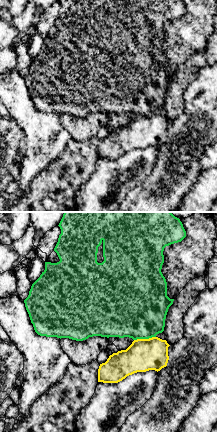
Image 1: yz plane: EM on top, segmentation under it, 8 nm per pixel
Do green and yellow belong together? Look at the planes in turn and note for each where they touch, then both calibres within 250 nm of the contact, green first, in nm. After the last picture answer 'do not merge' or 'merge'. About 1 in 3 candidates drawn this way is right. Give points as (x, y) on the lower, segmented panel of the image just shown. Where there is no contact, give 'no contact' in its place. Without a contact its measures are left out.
(144, 338) | 480/260 nm

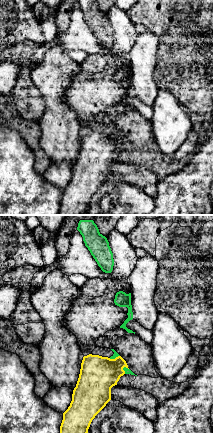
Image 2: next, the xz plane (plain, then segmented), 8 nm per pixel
(123, 369) | 50/300 nm

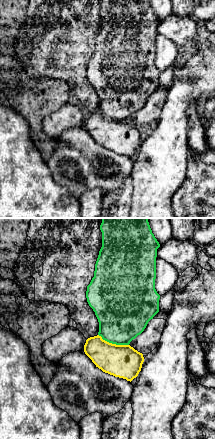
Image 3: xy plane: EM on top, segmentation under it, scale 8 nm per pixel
(113, 343) | 420/260 nm

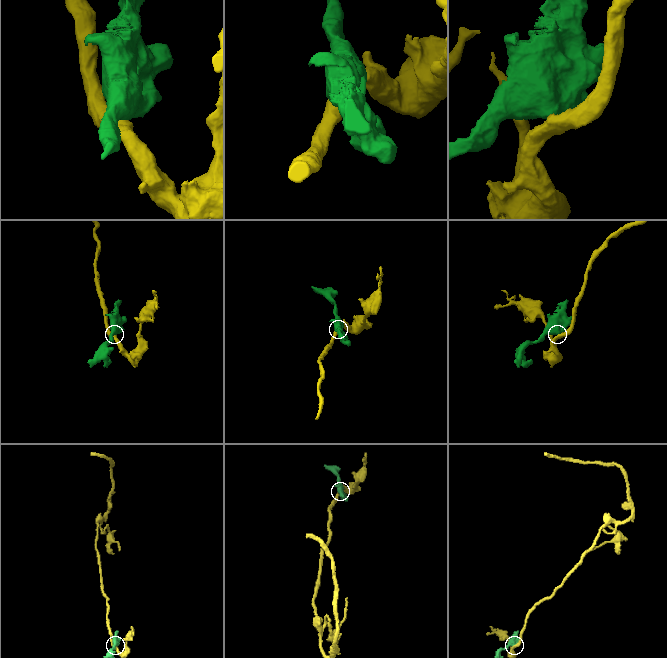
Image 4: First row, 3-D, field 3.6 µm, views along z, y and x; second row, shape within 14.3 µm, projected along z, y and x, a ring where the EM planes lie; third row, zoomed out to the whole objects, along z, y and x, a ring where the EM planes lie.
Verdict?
do not merge

